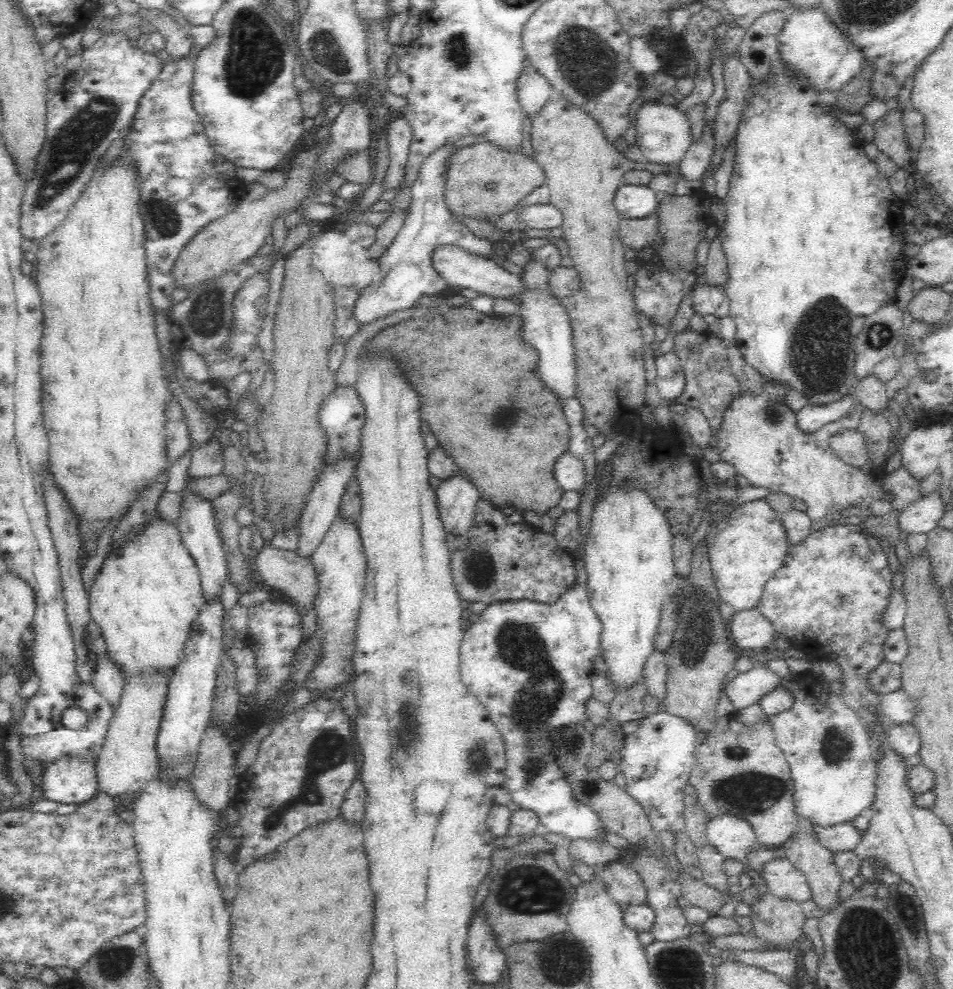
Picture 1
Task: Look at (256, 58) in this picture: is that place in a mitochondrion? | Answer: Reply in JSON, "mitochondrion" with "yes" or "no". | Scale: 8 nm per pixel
{"mitochondrion":"yes"}

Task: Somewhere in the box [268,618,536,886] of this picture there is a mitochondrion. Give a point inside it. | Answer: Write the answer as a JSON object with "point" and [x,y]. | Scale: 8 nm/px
{"point":[402,732]}

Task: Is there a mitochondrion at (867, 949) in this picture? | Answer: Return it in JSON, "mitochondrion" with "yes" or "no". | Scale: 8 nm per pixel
{"mitochondrion":"yes"}

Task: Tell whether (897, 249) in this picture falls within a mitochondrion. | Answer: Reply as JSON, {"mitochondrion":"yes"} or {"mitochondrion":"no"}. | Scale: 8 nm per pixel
{"mitochondrion":"no"}

